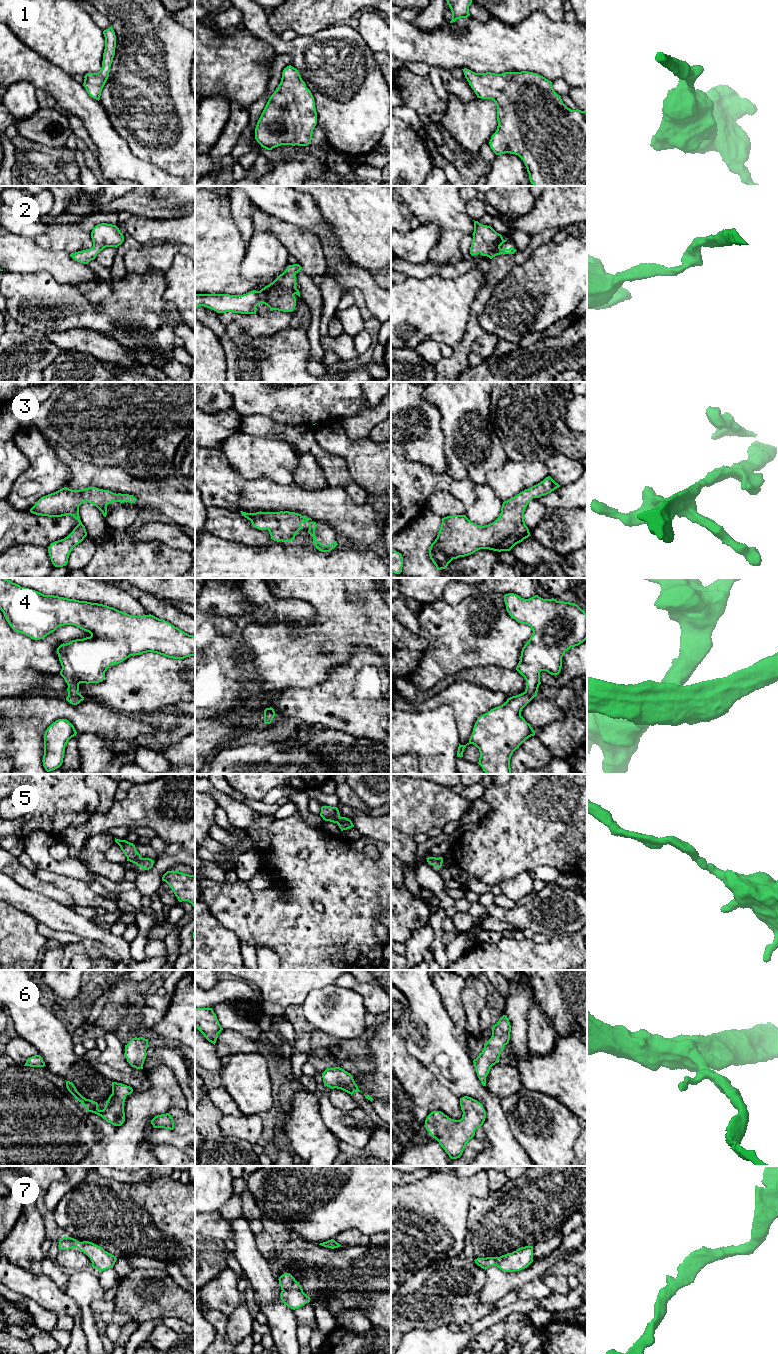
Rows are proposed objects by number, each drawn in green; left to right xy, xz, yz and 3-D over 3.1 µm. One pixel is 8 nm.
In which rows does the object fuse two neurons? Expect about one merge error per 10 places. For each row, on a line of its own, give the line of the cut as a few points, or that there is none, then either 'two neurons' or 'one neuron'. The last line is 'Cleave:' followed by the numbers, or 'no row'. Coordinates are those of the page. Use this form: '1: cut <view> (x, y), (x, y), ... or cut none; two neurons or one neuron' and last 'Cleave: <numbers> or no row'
1: cut none; one neuron
2: cut none; one neuron
3: cut none; one neuron
4: cut none; one neuron
5: cut none; one neuron
6: cut none; one neuron
7: cut none; one neuron
Cleave: no row

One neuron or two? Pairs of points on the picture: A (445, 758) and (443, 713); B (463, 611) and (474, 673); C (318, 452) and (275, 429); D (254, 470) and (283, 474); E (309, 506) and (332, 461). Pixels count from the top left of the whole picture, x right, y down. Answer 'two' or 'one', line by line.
A: one
B: two
C: one
D: one
E: two

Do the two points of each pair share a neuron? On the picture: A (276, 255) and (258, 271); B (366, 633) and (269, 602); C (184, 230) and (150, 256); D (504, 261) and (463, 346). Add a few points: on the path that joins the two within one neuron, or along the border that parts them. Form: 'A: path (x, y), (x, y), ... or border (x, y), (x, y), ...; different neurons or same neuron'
A: path (272, 257), (262, 267); same neuron
B: border (298, 599), (313, 608), (318, 631); different neurons
C: border (166, 241), (172, 241), (179, 245); different neurons
D: path (491, 282), (474, 313), (473, 325); same neuron

